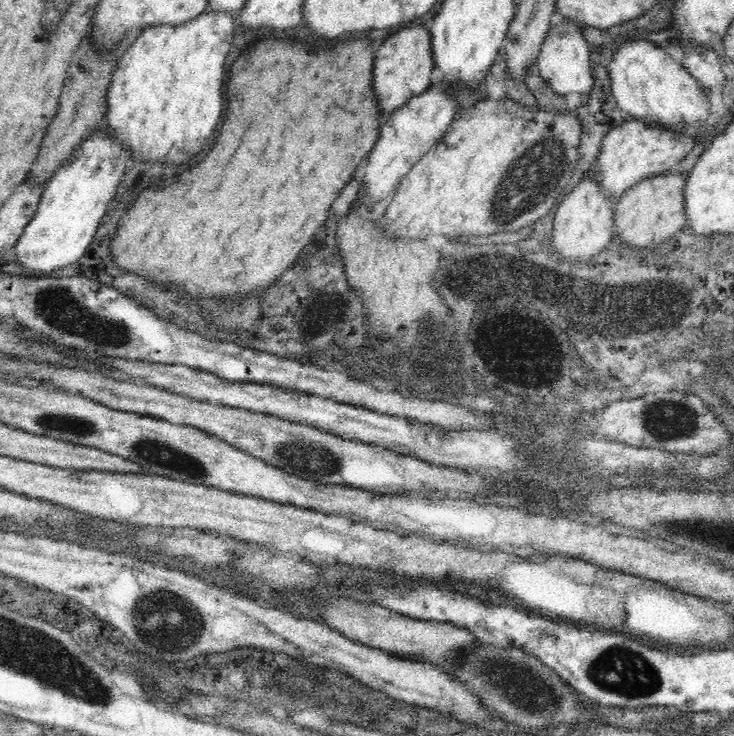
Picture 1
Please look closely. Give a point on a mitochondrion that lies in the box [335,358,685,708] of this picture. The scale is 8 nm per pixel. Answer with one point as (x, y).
(620, 670)

